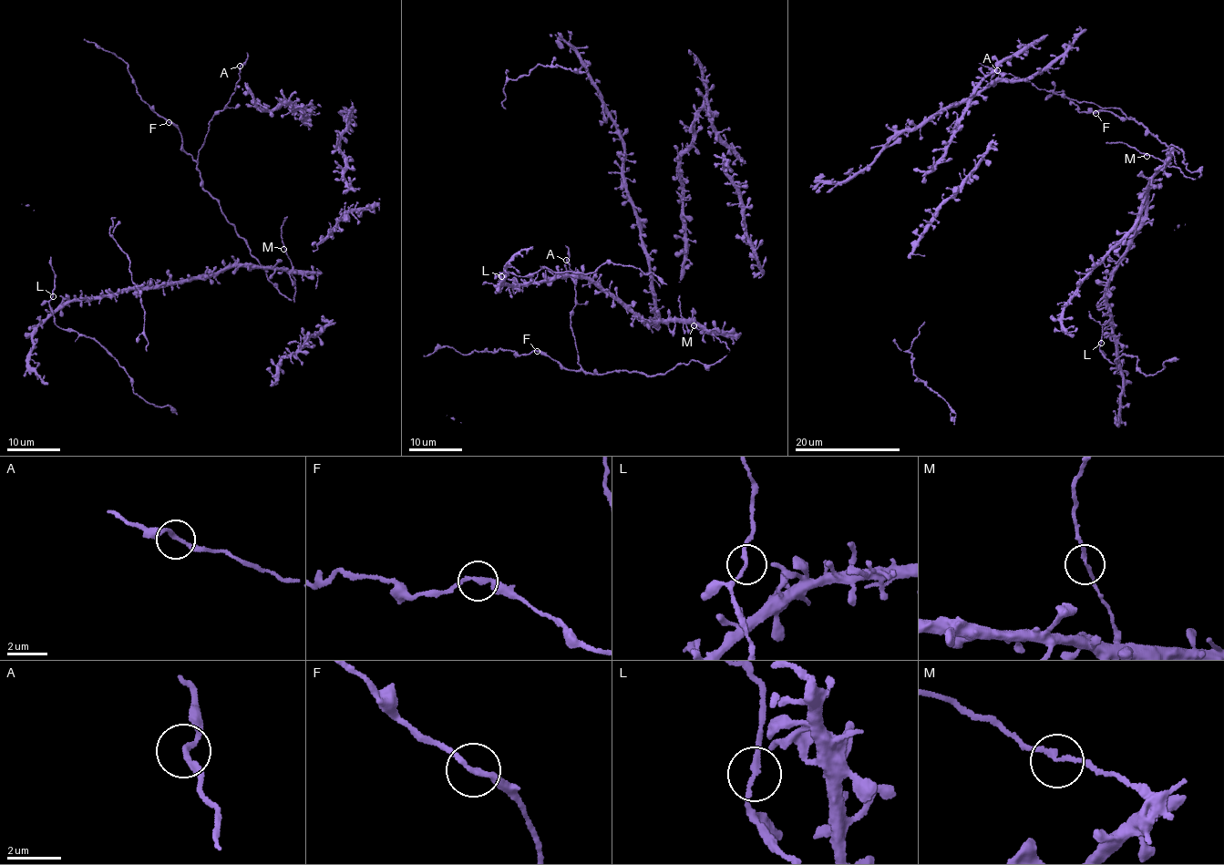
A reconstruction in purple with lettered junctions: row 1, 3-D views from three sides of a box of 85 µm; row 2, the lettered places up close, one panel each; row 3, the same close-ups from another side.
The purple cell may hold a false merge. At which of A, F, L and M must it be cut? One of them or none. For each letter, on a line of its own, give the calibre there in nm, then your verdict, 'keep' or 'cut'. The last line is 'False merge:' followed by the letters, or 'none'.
A: 180 nm | keep
F: 200 nm | keep
L: 170 nm | keep
M: 170 nm | keep
False merge: none

